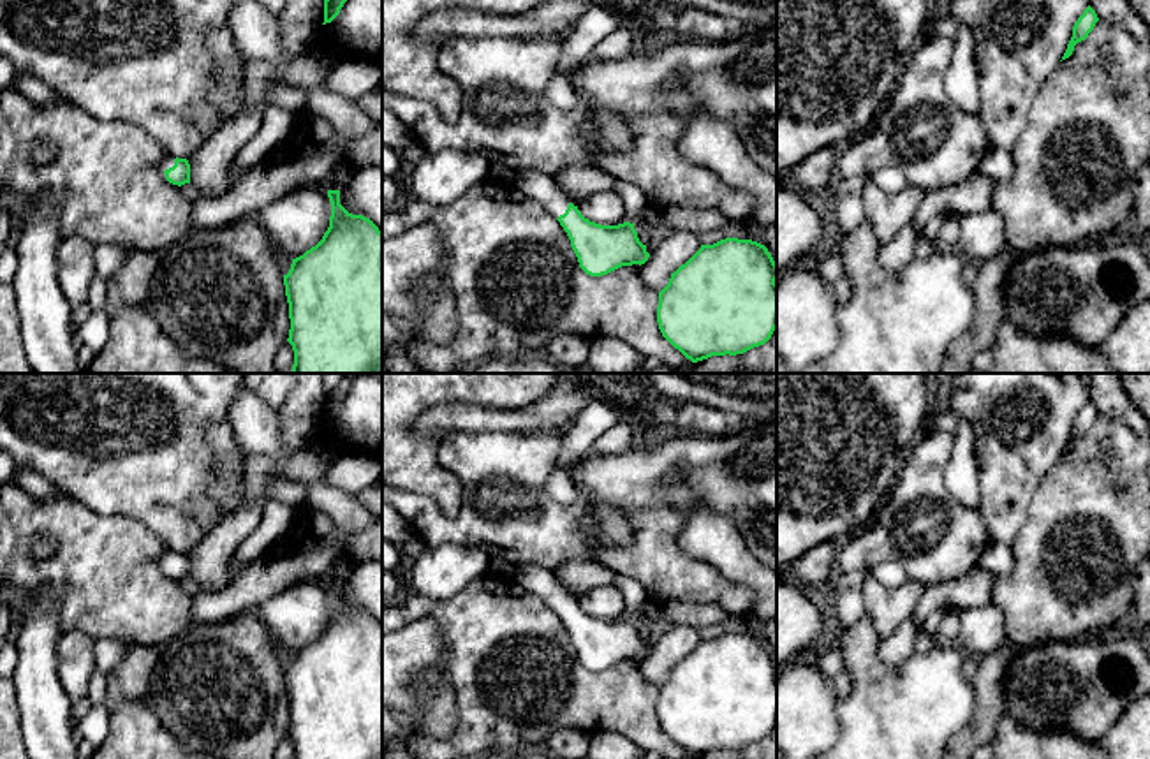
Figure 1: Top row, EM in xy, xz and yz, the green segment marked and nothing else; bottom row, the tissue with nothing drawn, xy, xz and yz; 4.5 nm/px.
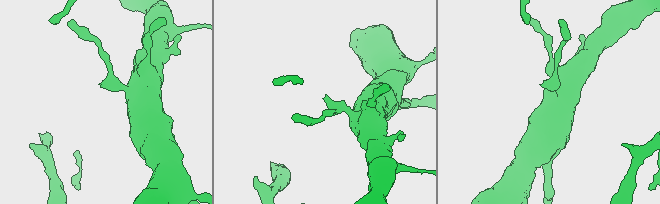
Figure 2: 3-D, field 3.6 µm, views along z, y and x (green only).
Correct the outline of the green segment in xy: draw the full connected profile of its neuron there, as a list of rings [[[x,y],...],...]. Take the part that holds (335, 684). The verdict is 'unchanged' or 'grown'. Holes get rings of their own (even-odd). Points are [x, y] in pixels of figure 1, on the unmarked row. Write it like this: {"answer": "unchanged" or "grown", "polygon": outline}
{"answer": "unchanged", "polygon": [[[328,585],[329,622],[322,634],[292,653],[284,669],[291,724],[287,736],[294,759],[382,759],[382,627],[363,609],[352,609],[340,599],[340,585]]]}

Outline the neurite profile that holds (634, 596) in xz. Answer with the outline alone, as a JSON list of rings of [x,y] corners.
[[[623,574],[616,576],[615,586],[623,595],[627,616],[641,618],[643,608],[650,595],[632,578],[627,578]]]

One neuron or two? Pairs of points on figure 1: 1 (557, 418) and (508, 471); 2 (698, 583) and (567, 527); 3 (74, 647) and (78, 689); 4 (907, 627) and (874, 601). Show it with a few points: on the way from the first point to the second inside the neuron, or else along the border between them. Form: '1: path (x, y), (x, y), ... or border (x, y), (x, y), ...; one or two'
1: border (557, 430), (538, 434), (502, 432); two
2: border (597, 504), (633, 539), (587, 532), (596, 560); two
3: path (74, 657), (74, 678); one
4: border (911, 617), (881, 641); two

